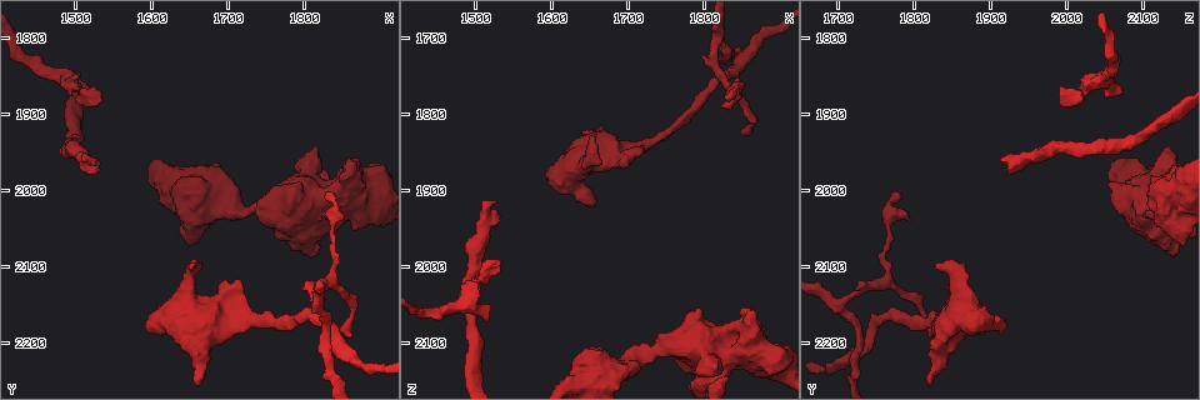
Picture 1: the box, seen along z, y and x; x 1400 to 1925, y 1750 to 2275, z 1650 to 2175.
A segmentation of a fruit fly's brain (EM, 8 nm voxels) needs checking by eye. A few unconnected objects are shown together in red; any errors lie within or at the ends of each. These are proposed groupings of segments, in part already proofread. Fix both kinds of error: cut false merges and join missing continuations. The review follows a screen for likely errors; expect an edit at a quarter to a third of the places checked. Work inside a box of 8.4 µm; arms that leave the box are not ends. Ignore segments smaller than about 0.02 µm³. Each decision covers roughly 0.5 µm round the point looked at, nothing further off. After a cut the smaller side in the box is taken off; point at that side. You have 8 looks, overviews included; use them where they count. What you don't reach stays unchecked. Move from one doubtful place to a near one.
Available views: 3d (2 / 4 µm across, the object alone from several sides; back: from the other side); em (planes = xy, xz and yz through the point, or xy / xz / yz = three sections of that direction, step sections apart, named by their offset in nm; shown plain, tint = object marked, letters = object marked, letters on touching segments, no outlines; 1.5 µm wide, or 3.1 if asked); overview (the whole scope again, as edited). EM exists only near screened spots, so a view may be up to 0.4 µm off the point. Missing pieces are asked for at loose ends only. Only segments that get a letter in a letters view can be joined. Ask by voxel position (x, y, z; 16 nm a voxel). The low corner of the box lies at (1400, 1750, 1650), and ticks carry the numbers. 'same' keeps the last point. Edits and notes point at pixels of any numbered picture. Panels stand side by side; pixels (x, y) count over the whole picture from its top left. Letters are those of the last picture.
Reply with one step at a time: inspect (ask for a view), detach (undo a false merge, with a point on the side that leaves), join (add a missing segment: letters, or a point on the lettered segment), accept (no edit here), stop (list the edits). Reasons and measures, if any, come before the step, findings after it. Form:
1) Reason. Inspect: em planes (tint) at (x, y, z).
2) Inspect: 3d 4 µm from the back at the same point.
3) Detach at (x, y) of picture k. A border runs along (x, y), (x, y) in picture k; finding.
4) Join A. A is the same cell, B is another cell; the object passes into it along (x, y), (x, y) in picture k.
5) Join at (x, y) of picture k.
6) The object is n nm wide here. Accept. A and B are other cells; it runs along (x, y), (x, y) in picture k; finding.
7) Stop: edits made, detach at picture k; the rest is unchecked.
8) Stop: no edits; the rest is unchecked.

Branch stops here. Inspect: em planes (letters) at (1860, 2195, 1815).

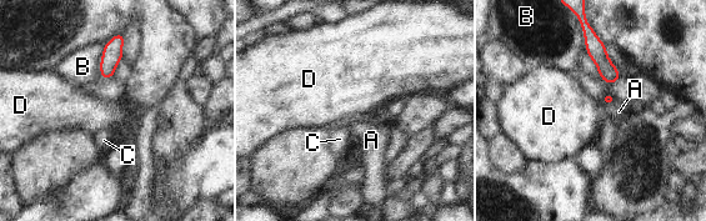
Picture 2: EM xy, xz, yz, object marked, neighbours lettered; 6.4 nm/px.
The longest contact is with B, 220 nm. Join A. A is the same cell, B, C and D are other cells; it goes on there.

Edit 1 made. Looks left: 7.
Inspect: em planes (tint) at (1825, 2000, 1775).

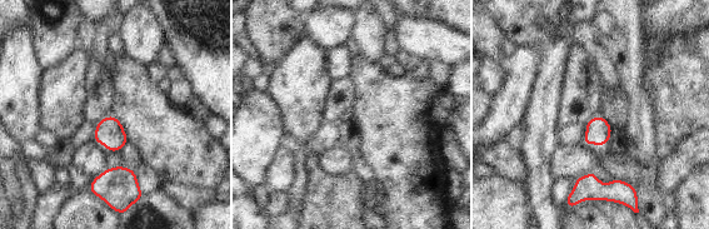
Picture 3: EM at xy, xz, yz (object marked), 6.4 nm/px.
What lies round it. Inspect: em planes (letters) at the same point.

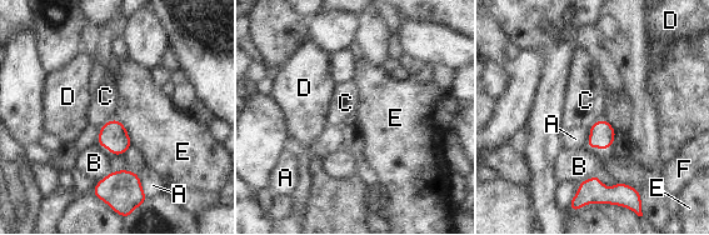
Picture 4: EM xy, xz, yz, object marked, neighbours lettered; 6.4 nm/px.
The longest contact is with E, 220 nm. Accept. A, B, C, D, E and F are other cells; a border runs along (604, 119), (600, 119), (589, 128) in picture 4; none of them fits.

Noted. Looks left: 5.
Inspect: em yz step 4 (tint) at (1520, 1960, 1920).

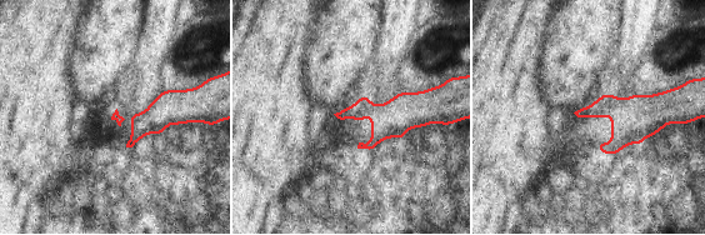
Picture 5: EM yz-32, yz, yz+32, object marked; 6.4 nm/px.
Inspect: em planes (letters) at the same point.

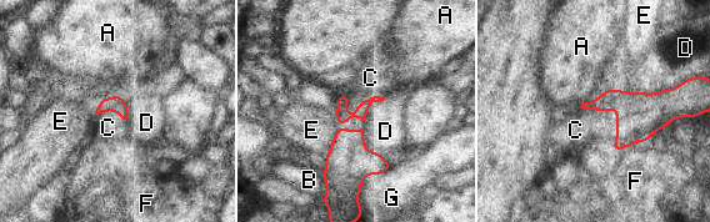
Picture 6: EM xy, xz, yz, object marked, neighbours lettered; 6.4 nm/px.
The longest contact is with D, 440 nm. Join C. C is the same cell, A, B, D, E, F and G are other cells; the object passes into it along (639, 115), (616, 112), (583, 130) in picture 6; the neuron continues.

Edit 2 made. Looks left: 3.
Stop: edits made, join at picture 2, join at picture 6; the rest is unchecked.

